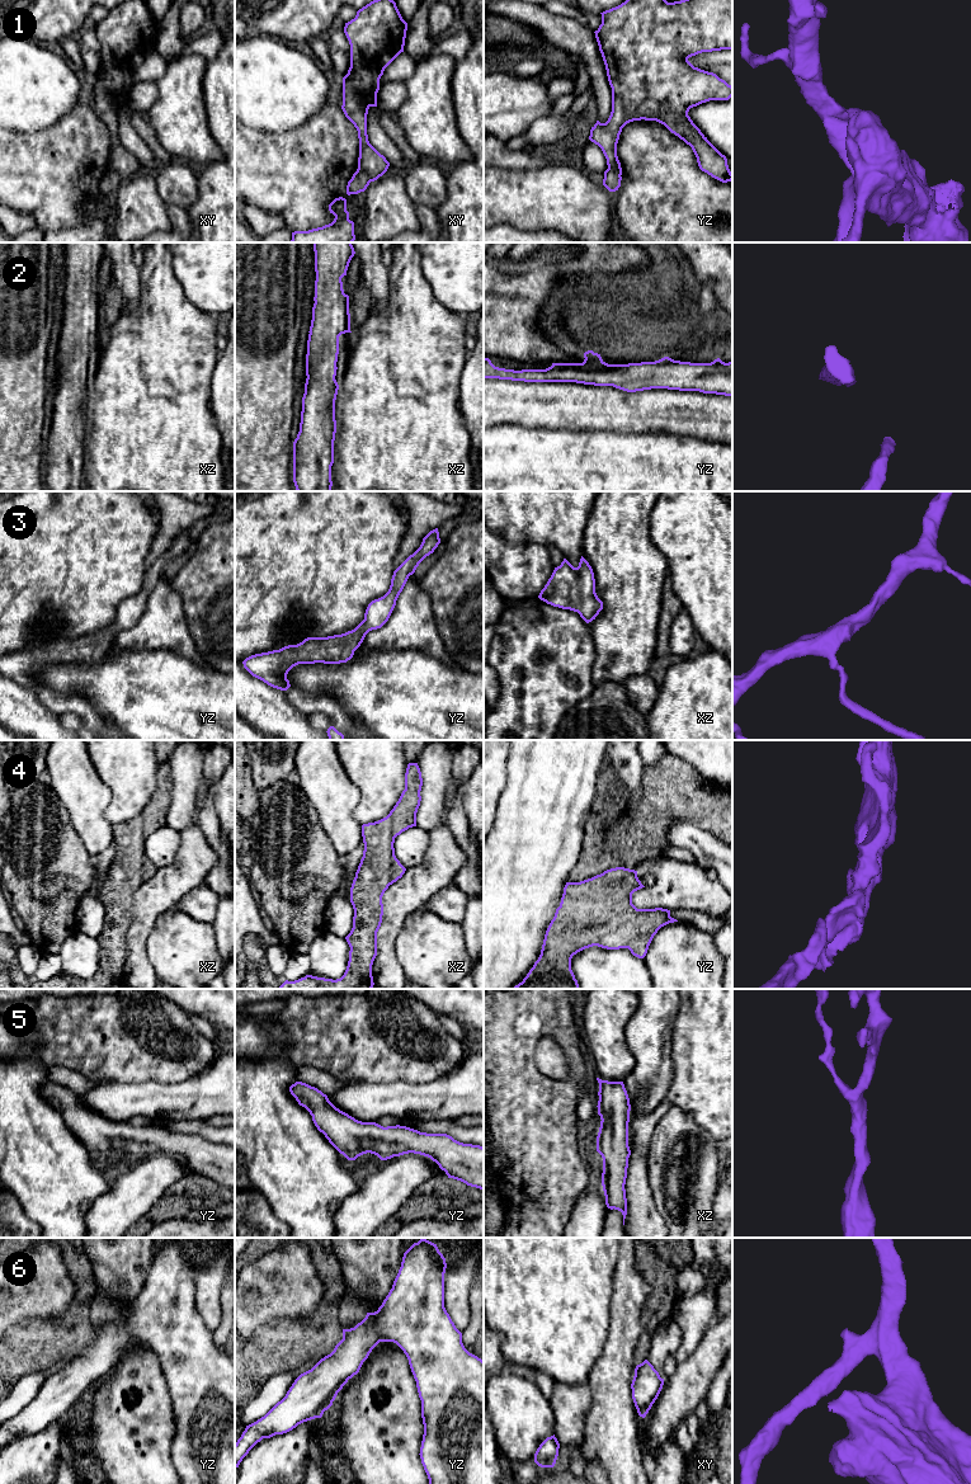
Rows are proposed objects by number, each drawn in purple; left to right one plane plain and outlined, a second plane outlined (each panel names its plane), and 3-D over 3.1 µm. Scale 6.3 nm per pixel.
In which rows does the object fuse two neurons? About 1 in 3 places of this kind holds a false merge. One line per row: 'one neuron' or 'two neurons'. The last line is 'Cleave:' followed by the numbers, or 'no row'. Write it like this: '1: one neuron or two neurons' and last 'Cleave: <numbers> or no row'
1: two neurons
2: one neuron
3: one neuron
4: one neuron
5: one neuron
6: one neuron
Cleave: 1

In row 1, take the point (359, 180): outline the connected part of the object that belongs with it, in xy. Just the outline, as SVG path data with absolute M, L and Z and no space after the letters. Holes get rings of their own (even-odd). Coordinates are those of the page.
M360 168L353 174L352 179L348 182L347 185L347 194L358 194L364 192L371 183L371 178L367 175L364 170Z

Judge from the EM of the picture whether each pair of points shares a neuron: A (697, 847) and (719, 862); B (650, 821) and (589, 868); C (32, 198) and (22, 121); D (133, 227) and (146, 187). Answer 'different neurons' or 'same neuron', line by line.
A: same neuron
B: same neuron
C: different neurons
D: same neuron

